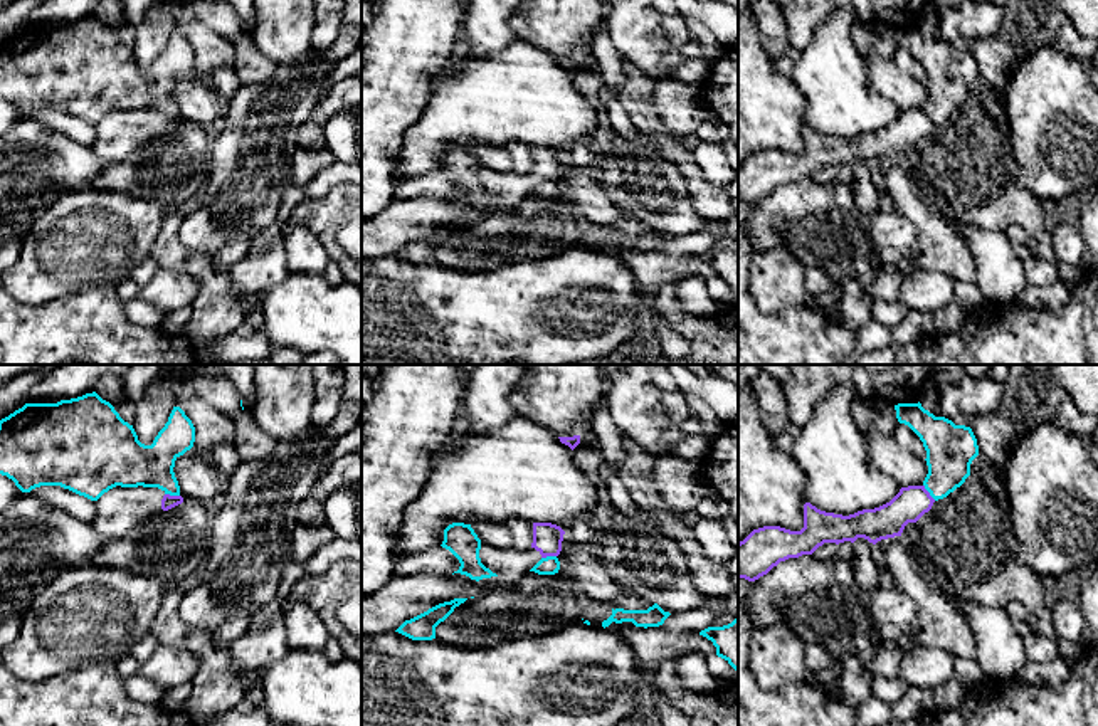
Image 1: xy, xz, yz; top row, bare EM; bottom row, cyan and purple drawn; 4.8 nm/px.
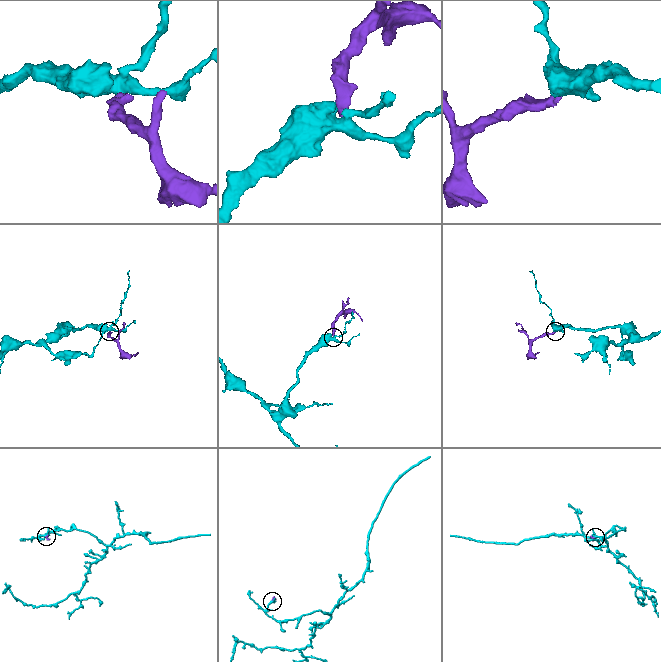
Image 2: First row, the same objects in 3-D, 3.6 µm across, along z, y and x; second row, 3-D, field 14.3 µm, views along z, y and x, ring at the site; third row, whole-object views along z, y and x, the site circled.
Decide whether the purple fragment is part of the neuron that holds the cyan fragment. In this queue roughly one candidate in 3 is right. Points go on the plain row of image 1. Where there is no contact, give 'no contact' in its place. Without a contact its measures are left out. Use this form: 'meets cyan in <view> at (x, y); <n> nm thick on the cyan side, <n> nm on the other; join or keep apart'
meets cyan in yz at (929, 115); 240 nm thick on the cyan side, 160 nm on the other; keep apart

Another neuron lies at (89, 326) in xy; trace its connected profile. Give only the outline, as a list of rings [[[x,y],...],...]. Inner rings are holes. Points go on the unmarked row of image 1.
[[[111,284],[71,292],[40,306],[22,304],[0,287],[0,350],[0,365],[198,365],[198,350],[185,334],[168,336],[160,328],[133,323]]]

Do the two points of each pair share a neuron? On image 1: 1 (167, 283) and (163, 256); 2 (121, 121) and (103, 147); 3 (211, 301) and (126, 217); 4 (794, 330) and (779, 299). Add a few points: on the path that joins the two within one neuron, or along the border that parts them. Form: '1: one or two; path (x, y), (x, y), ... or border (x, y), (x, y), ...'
1: two; border (160, 268), (190, 274), (199, 291)
2: one; path (121, 128), (110, 140)
3: two; border (167, 207), (150, 254)
4: two; border (755, 301), (765, 313), (782, 313), (811, 303)

